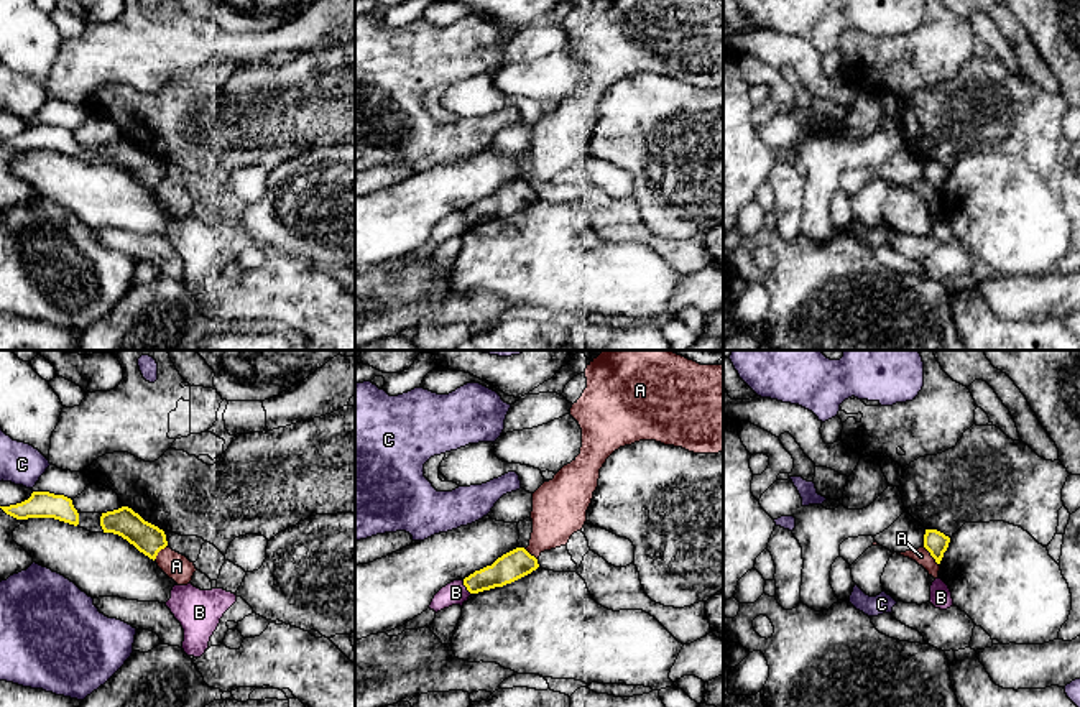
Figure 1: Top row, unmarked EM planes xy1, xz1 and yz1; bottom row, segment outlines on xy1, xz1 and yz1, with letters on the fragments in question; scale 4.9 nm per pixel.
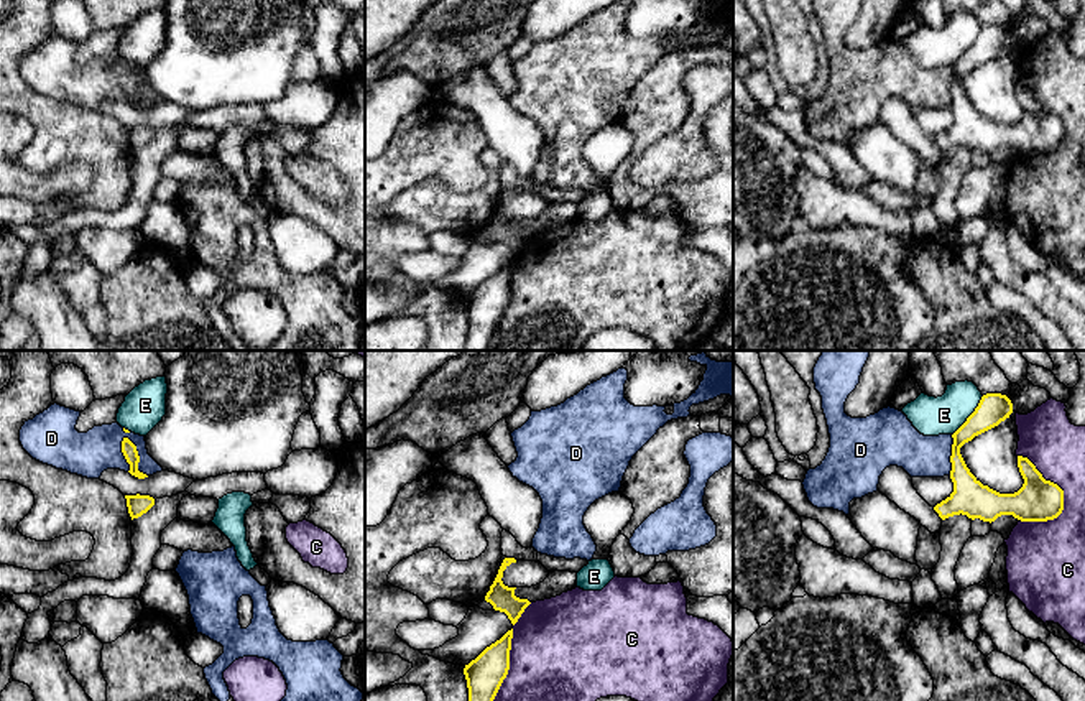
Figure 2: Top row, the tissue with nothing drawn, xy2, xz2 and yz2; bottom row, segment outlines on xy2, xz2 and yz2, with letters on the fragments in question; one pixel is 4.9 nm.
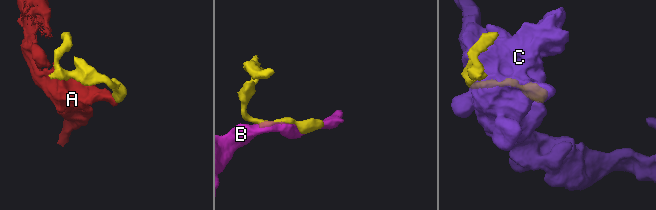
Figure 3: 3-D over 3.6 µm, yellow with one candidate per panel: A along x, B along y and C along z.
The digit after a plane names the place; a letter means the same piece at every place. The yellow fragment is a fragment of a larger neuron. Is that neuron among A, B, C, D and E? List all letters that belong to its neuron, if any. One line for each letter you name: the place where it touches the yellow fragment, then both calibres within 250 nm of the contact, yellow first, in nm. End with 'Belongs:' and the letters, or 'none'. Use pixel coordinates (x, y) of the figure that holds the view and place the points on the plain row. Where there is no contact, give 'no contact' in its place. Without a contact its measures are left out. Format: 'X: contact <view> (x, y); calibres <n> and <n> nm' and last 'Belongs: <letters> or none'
Belongs: none

